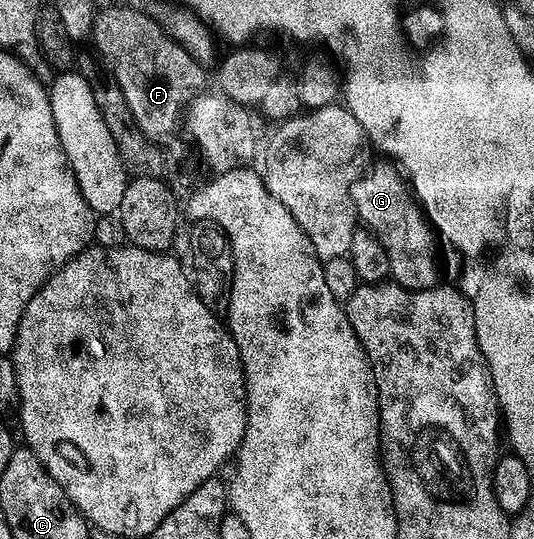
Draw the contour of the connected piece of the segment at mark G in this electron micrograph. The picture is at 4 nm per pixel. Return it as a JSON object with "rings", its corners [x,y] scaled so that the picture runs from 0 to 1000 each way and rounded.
{"rings":[[[699,306],[663,341],[659,369],[667,380],[669,406],[697,429],[715,460],[723,460],[723,475],[730,475],[732,521],[762,538],[803,538],[820,523],[816,471],[801,443],[803,414],[775,373],[751,317],[740,306],[719,306],[727,308]]]}

